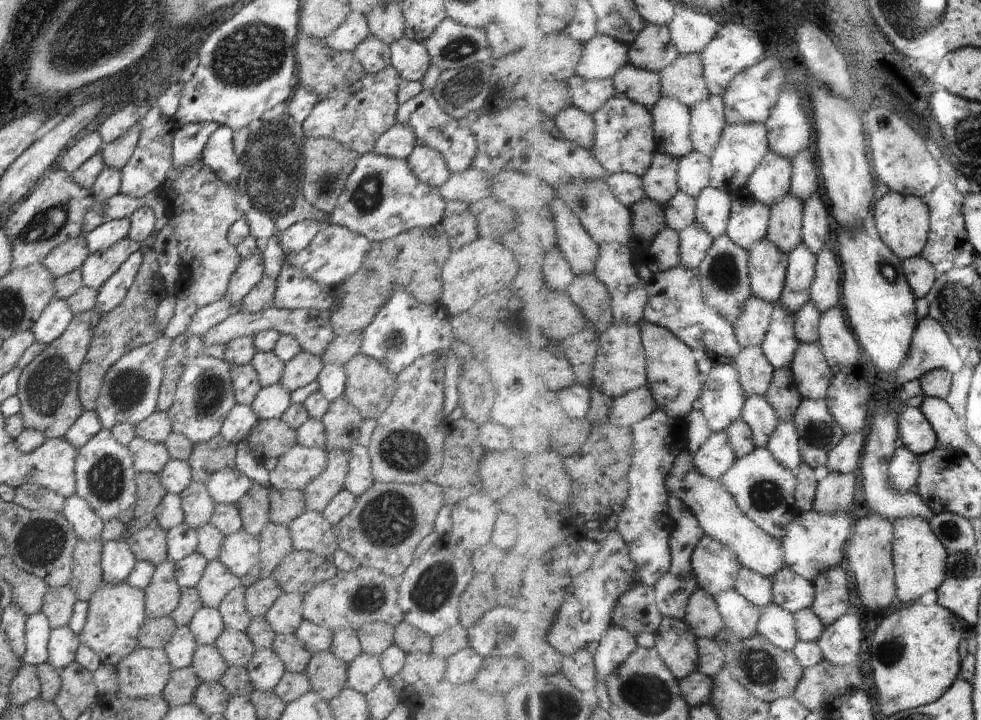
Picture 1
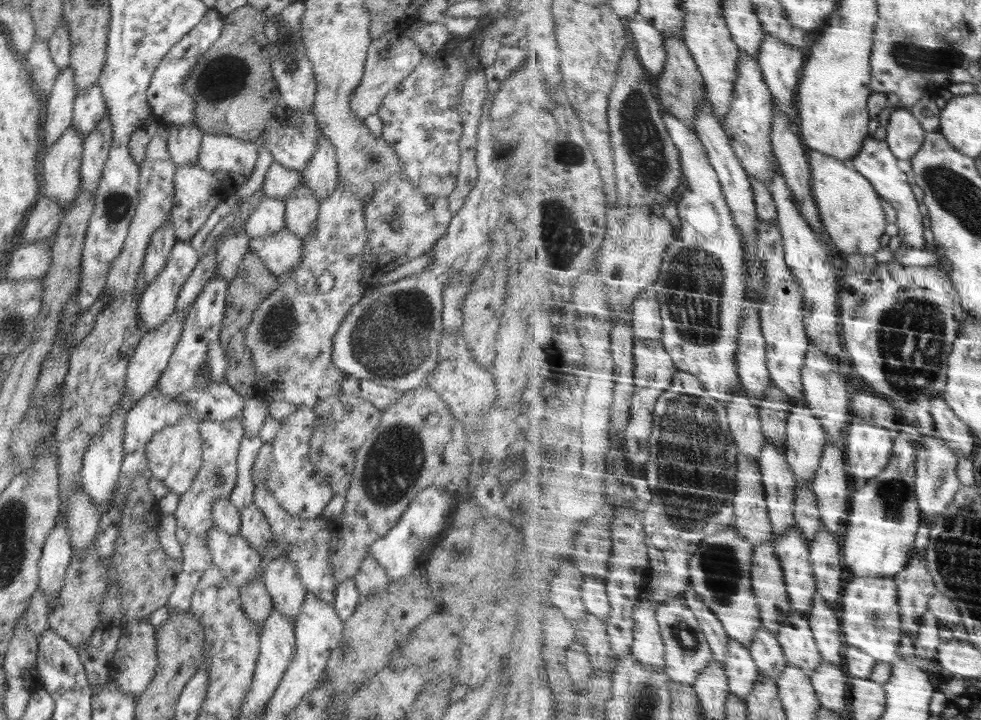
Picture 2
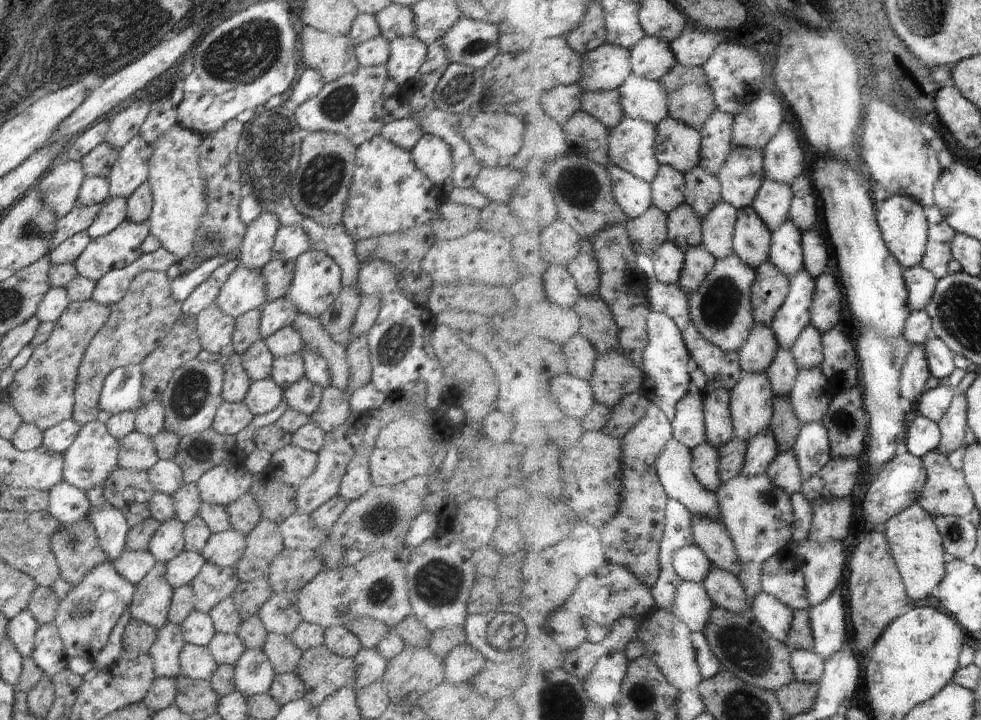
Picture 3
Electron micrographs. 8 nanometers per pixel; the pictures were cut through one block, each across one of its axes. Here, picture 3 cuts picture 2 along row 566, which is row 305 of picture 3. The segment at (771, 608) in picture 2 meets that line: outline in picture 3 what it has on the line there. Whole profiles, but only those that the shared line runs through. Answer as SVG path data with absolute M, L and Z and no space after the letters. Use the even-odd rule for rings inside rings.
M766 260L757 270L759 280L753 288L753 306L757 324L772 326L780 308L788 299L790 278L786 272Z

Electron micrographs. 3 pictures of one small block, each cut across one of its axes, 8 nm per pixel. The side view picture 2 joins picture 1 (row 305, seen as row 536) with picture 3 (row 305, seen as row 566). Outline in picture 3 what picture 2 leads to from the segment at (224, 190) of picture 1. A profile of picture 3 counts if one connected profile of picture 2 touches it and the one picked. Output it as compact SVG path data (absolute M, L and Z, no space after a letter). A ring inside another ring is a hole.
M238 258L231 259L225 264L222 264L219 268L216 268L212 275L204 280L203 283L186 298L186 302L182 303L182 315L184 316L196 316L204 308L212 305L222 286L228 281L230 274L236 270L239 264Z

